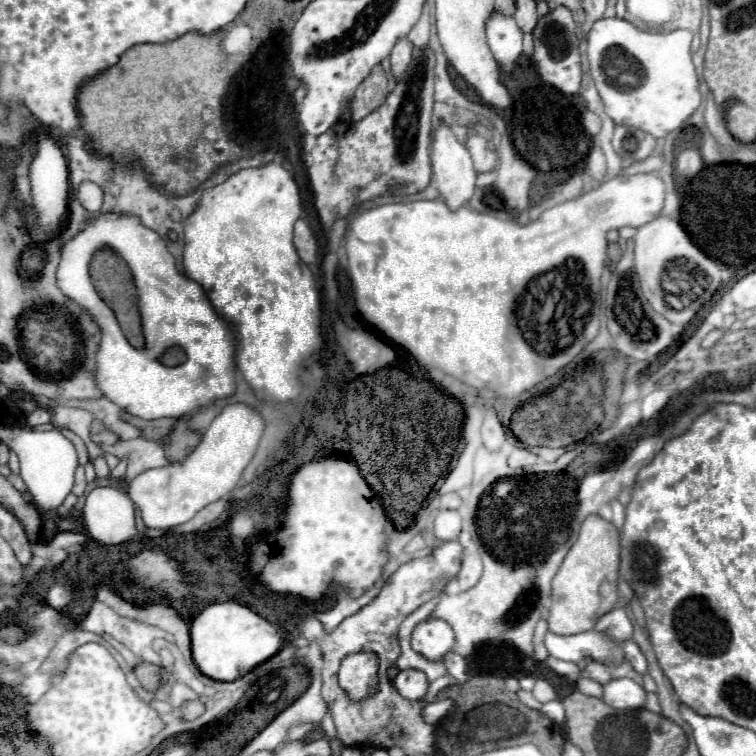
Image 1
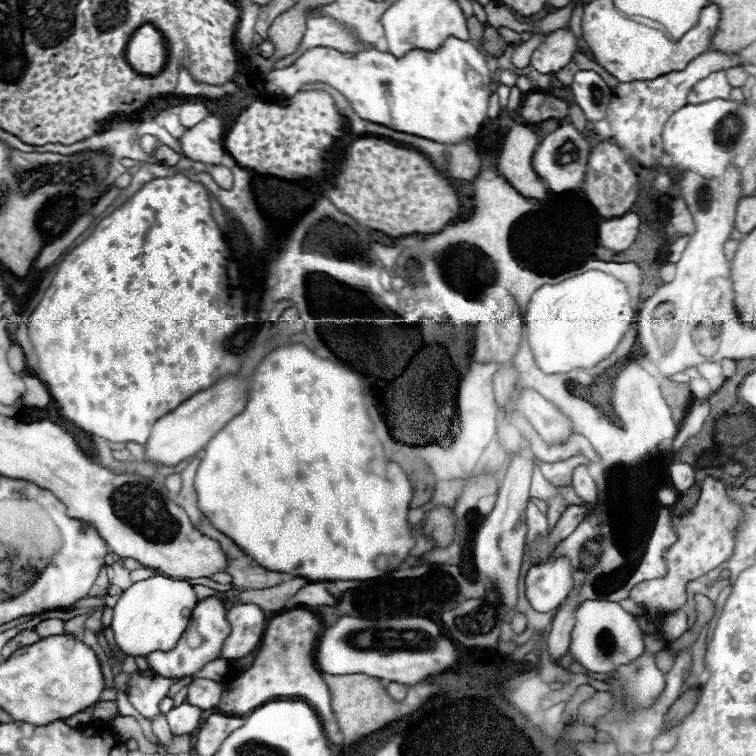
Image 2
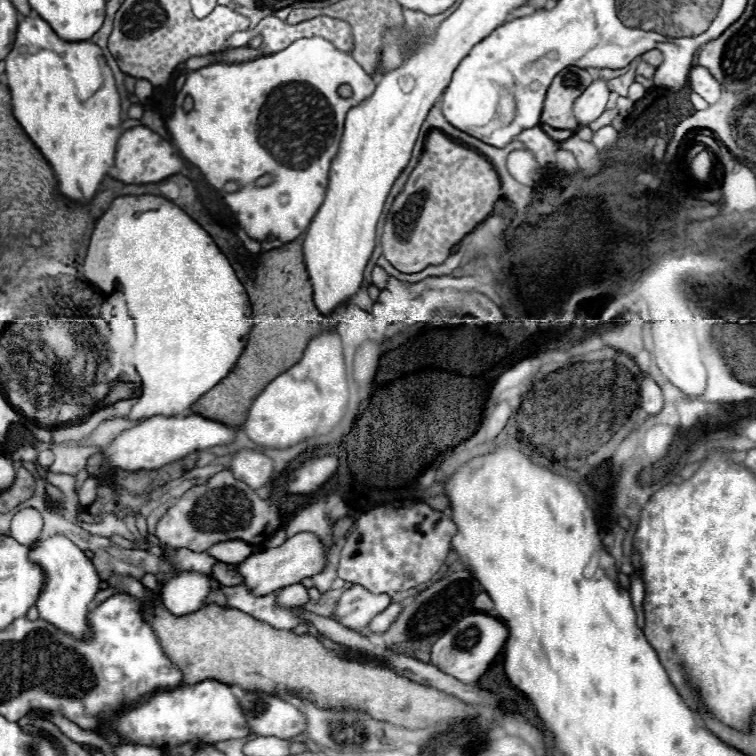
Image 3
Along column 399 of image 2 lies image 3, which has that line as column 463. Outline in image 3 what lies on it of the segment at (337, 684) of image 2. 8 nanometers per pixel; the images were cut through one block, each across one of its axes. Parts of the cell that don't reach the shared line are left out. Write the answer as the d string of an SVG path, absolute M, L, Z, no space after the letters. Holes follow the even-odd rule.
M154 592L154 608L146 618L168 658L182 670L186 684L218 680L240 686L242 690L256 688L256 692L272 692L272 696L280 698L282 694L294 694L318 708L358 710L374 720L406 730L428 728L440 720L450 722L466 716L466 704L452 694L412 682L390 668L342 660L310 634L298 636L292 630L276 630L236 608L206 604L192 614L174 616L164 608L158 592Z

